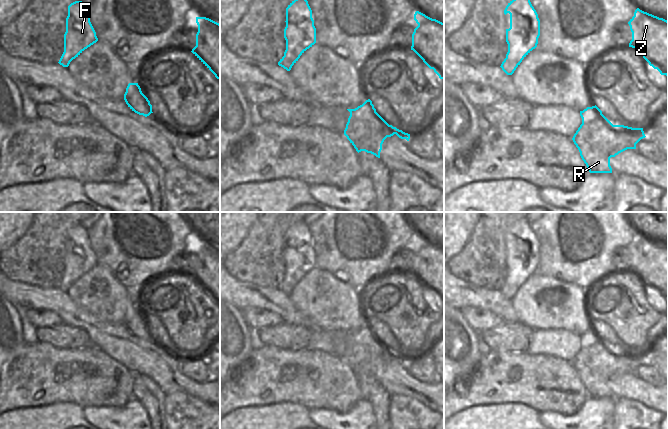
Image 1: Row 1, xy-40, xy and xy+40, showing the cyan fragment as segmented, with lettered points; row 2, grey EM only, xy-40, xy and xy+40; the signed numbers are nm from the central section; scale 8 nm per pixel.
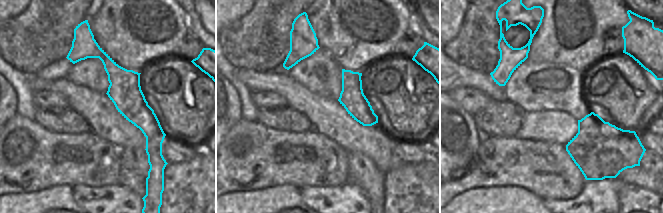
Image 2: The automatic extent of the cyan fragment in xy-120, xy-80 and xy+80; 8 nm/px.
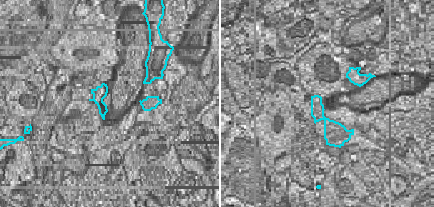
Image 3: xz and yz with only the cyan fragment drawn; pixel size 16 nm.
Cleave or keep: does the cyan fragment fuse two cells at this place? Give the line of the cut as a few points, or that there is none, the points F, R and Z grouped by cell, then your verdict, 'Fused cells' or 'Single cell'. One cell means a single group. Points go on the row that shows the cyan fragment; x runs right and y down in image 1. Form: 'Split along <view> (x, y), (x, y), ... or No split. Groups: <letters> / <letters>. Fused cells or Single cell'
Split along xy (371, 102), (360, 106). Groups: F / R Z. Fused cells

